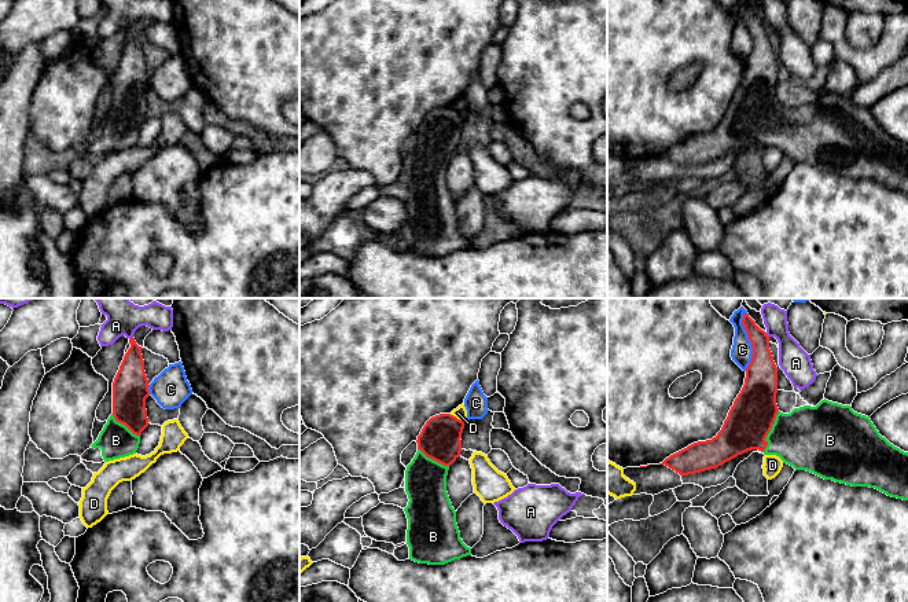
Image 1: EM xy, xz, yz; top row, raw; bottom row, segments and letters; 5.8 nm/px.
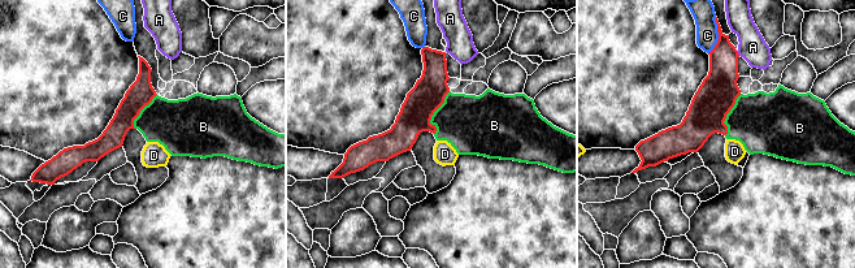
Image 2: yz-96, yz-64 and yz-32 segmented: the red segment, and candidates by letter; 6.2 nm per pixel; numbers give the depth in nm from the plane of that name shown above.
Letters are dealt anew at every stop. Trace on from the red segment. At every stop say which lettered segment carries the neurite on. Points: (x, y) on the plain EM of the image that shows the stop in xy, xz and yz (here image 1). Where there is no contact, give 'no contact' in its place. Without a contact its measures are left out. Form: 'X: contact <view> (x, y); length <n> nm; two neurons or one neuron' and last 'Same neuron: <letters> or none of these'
A: contact yz (767, 28); length 40 nm; two neurons
B: contact yz (769, 123); length 260 nm; one neuron
C: contact yz (750, 33); length 340 nm; two neurons
D: contact xz (456, 110); length 110 nm; two neurons
Same neuron: B

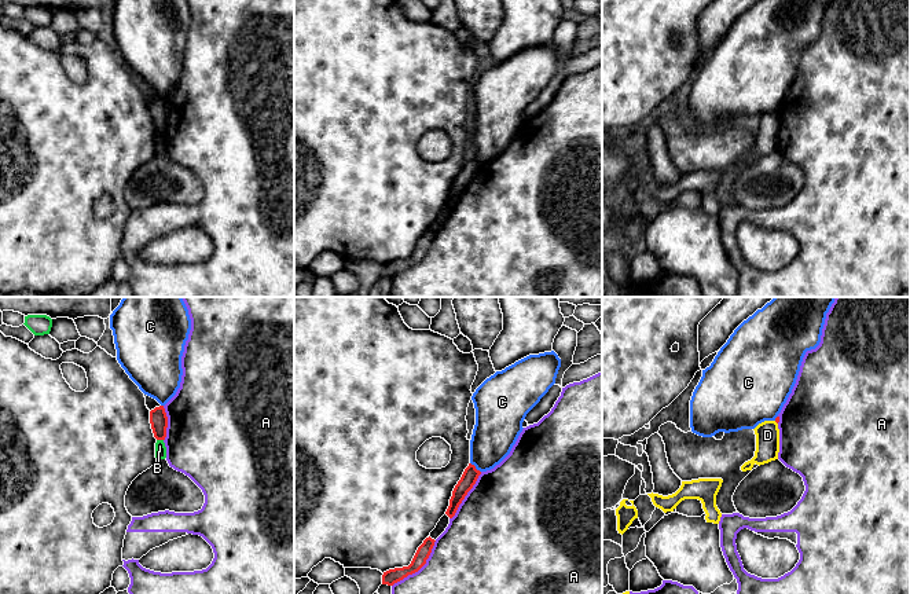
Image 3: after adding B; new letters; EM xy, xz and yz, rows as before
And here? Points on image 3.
A: contact xz (419, 260); length 380 nm; two neurons
B: contact xy (160, 131); length 40 nm; two neurons
C: contact xz (474, 160); length 90 nm; two neurons
D: no contact; two neurons
Same neuron: none of these

